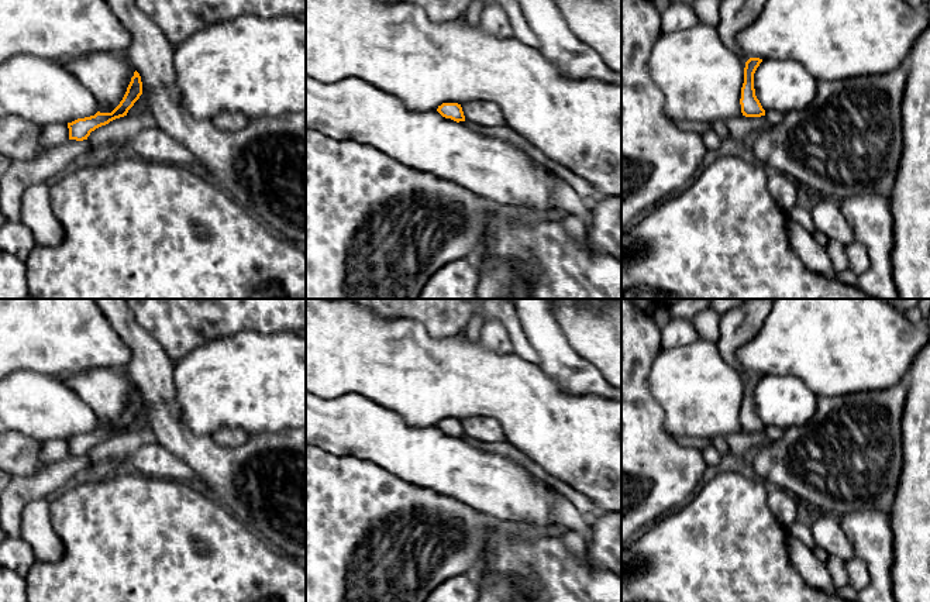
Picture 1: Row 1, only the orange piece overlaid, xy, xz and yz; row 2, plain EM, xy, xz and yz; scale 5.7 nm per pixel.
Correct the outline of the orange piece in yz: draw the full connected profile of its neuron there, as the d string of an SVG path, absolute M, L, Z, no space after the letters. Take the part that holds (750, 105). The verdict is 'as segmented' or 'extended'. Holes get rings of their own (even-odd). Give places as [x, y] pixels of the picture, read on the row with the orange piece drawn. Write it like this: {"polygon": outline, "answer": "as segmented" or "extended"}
{"polygon": "M750 58L745 62L744 68L744 83L741 87L741 113L745 117L761 117L765 116L765 110L762 109L760 100L755 96L755 89L754 89L754 73L762 59L760 58Z", "answer": "as segmented"}

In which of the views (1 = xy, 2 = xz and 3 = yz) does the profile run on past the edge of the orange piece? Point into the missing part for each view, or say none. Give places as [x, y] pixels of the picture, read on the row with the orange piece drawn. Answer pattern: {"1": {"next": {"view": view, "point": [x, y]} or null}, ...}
{"1": {"next": null}, "2": {"next": null}, "3": {"next": null}}

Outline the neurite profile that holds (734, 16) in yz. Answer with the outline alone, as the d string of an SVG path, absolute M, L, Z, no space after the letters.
M721 0L717 23L719 37L744 62L750 58L738 45L737 35L758 18L765 3L767 0Z

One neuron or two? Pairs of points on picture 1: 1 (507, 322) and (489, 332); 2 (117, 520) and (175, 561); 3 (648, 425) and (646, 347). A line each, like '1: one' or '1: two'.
1: two
2: one
3: one

